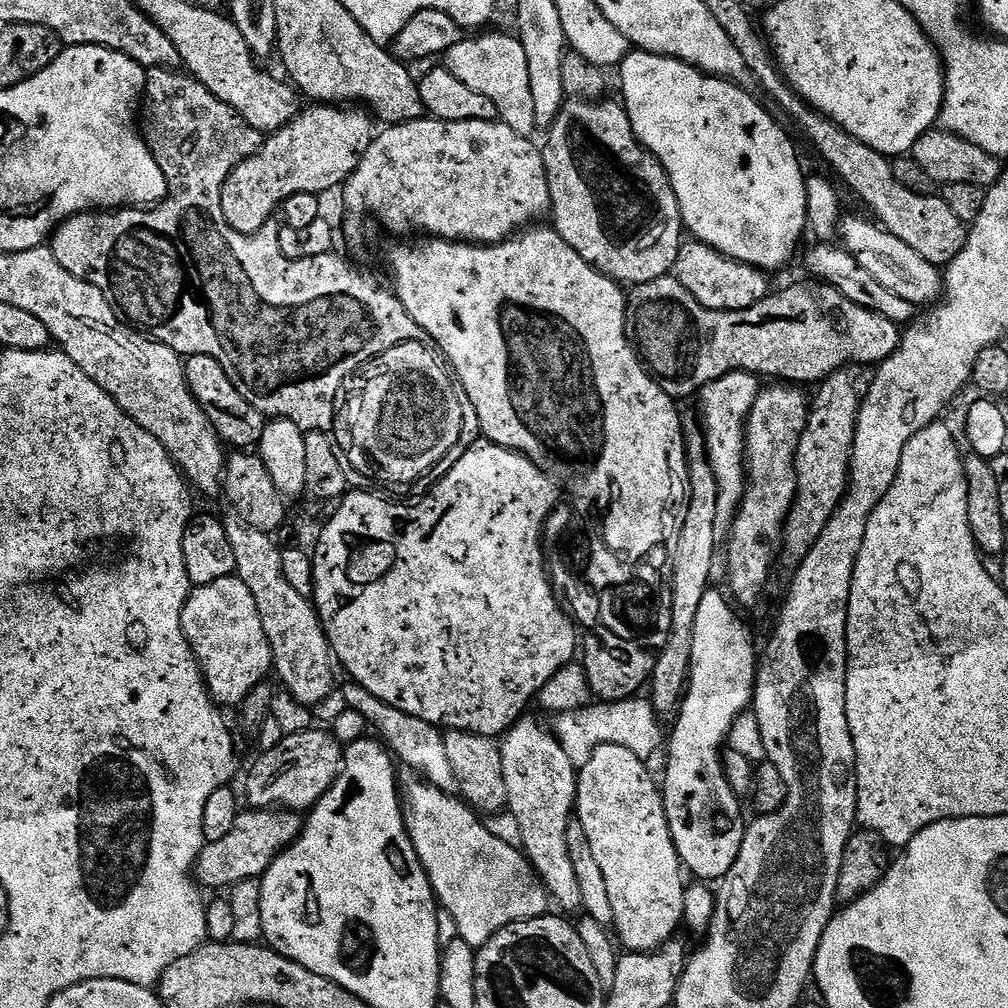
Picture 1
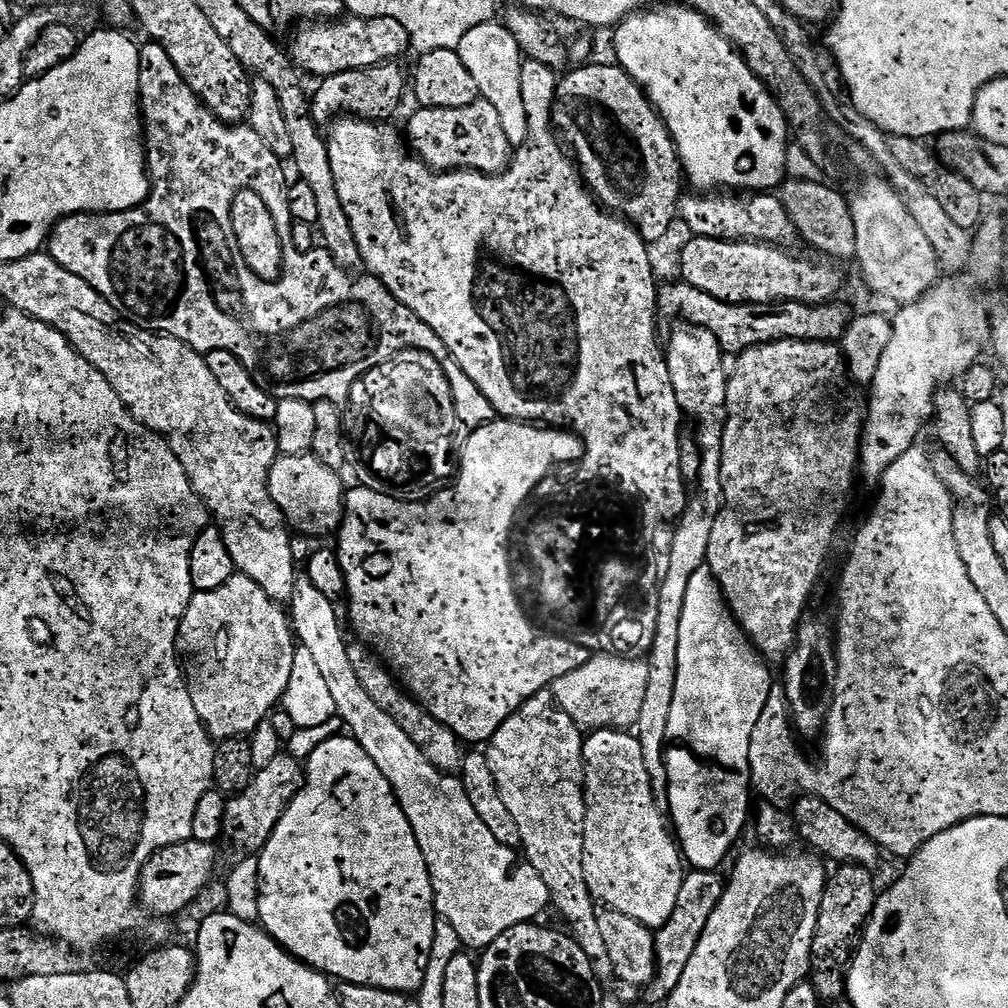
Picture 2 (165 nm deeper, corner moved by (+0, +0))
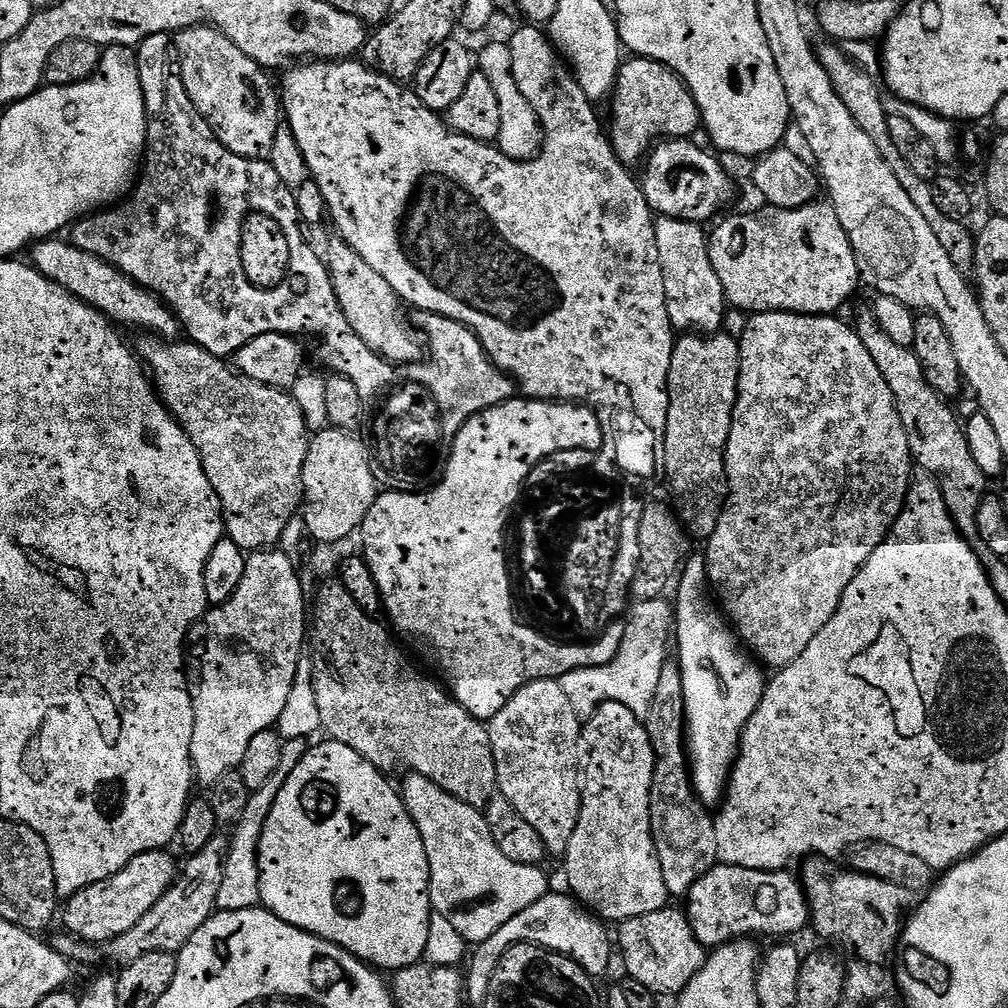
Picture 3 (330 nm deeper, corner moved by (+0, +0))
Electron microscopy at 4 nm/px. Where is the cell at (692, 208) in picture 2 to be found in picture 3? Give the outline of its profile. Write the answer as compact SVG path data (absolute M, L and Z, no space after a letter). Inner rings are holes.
M692 138L662 140L648 153L643 165L642 187L646 202L657 217L670 216L703 225L704 220L715 221L725 211L723 208L731 202L732 180L727 170L720 165L721 157L707 147L699 148L696 142Z

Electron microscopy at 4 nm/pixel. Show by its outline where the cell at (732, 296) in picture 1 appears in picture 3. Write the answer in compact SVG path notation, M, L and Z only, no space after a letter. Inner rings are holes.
M817 198L801 208L764 206L753 216L727 216L715 225L716 229L711 229L710 262L714 262L714 274L722 282L725 301L731 307L733 304L741 308L744 314L797 312L803 316L830 316L839 313L839 308L855 294L856 287L861 287L854 246L850 246L850 238L846 238L846 230L842 230L842 222L838 222L838 214L827 199Z

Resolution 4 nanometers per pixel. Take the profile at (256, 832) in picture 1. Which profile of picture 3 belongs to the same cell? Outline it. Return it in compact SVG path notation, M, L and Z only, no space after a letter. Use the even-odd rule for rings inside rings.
M157 850L138 854L118 874L100 884L86 886L78 894L72 896L62 908L63 927L84 940L88 944L103 946L114 938L126 934L154 910L154 906L176 882L178 875L178 860L171 856L171 851Z

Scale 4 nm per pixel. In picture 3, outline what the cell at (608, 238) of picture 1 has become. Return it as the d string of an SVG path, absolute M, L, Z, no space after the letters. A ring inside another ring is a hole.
M633 55L628 59L621 63L616 84L612 87L612 121L607 121L606 131L616 157L624 164L635 166L659 141L695 137L695 132L701 131L702 121L694 94L690 94L686 82L677 72L662 62L647 60L645 56Z

